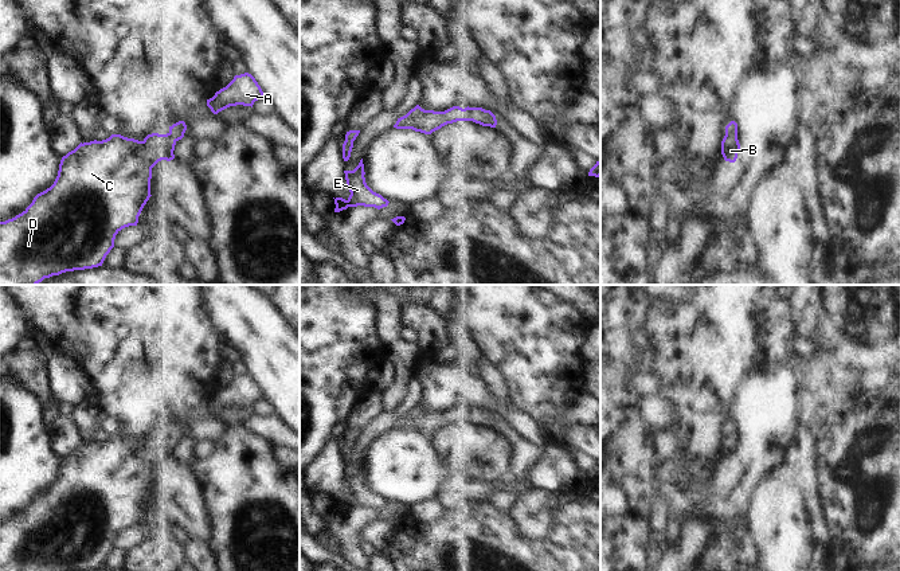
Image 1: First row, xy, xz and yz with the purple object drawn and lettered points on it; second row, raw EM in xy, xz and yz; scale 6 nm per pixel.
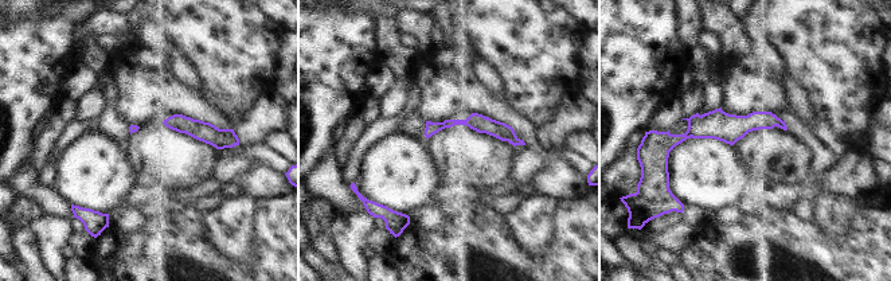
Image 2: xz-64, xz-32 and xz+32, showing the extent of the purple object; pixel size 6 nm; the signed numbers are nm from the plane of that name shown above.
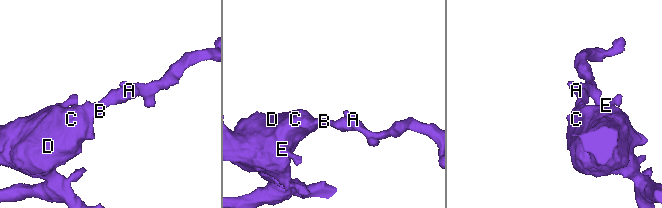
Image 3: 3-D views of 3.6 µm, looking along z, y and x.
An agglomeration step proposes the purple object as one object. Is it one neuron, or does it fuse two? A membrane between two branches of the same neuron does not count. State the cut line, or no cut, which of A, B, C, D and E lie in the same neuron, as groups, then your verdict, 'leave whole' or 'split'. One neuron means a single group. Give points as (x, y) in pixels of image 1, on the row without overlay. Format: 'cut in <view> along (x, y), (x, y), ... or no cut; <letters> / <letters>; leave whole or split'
no cut; A B C D E; leave whole

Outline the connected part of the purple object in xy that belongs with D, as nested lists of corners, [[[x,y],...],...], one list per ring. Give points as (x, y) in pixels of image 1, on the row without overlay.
[[[179,422],[169,427],[167,435],[152,434],[142,442],[111,435],[102,442],[81,443],[62,458],[58,477],[50,489],[38,494],[21,515],[0,523],[0,571],[85,571],[102,567],[114,548],[116,536],[125,528],[137,527],[152,497],[152,469],[161,461],[175,459],[175,446],[185,431],[185,423]]]

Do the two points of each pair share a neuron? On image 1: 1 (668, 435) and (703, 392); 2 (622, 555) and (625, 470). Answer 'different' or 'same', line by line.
1: different
2: different

